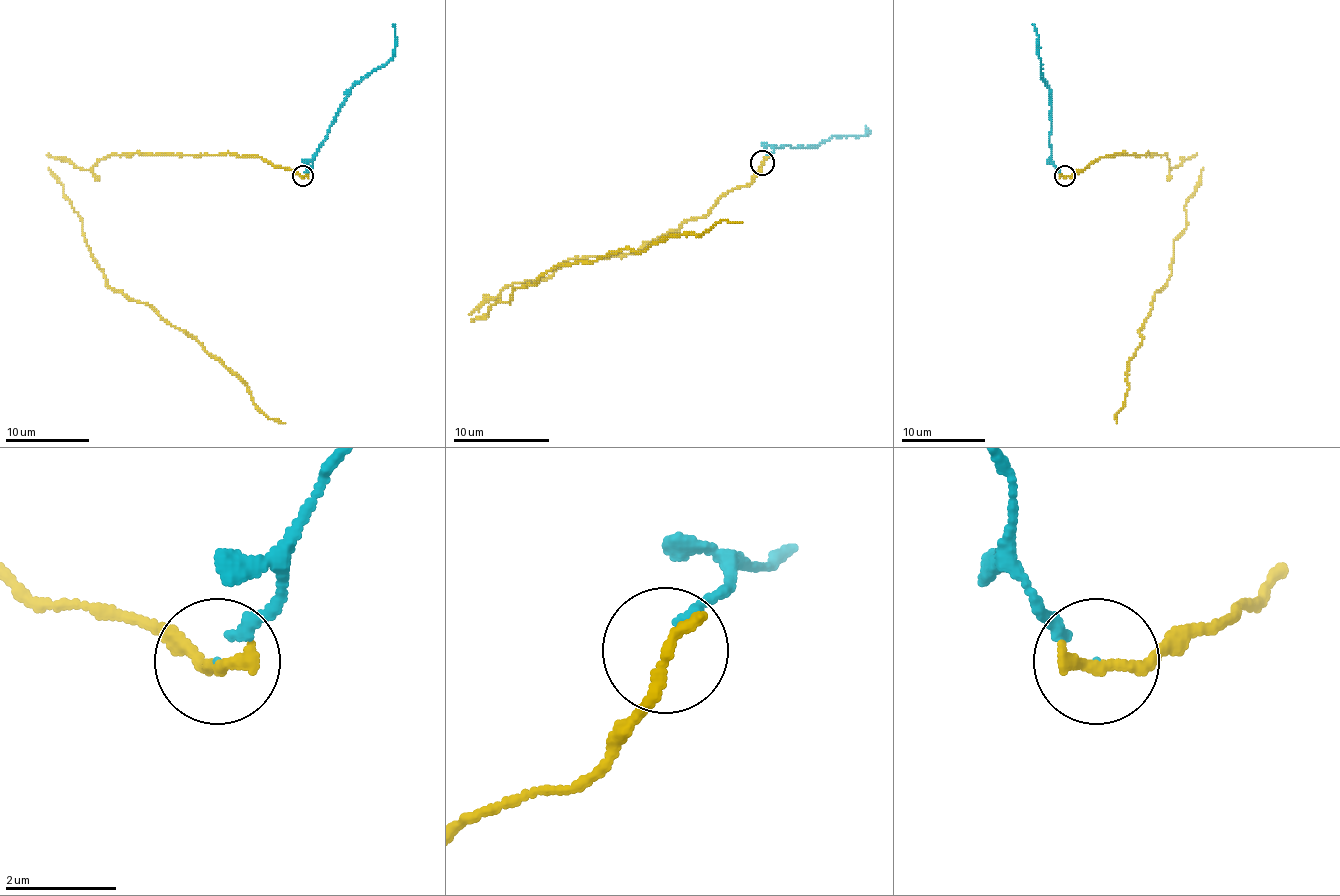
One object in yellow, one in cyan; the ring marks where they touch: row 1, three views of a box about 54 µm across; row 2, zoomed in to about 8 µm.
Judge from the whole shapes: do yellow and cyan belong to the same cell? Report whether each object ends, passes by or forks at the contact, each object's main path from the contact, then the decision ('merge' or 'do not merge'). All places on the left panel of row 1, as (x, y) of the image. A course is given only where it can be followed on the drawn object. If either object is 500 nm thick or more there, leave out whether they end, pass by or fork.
yellow ends | cyan ends | yellow via (302, 176), (228, 153), (114, 155), (84, 170), (48, 157), (112, 288), (186, 330), (285, 423) | cyan via (302, 176), (314, 159), (346, 94), (392, 56), (392, 24) | do not merge

